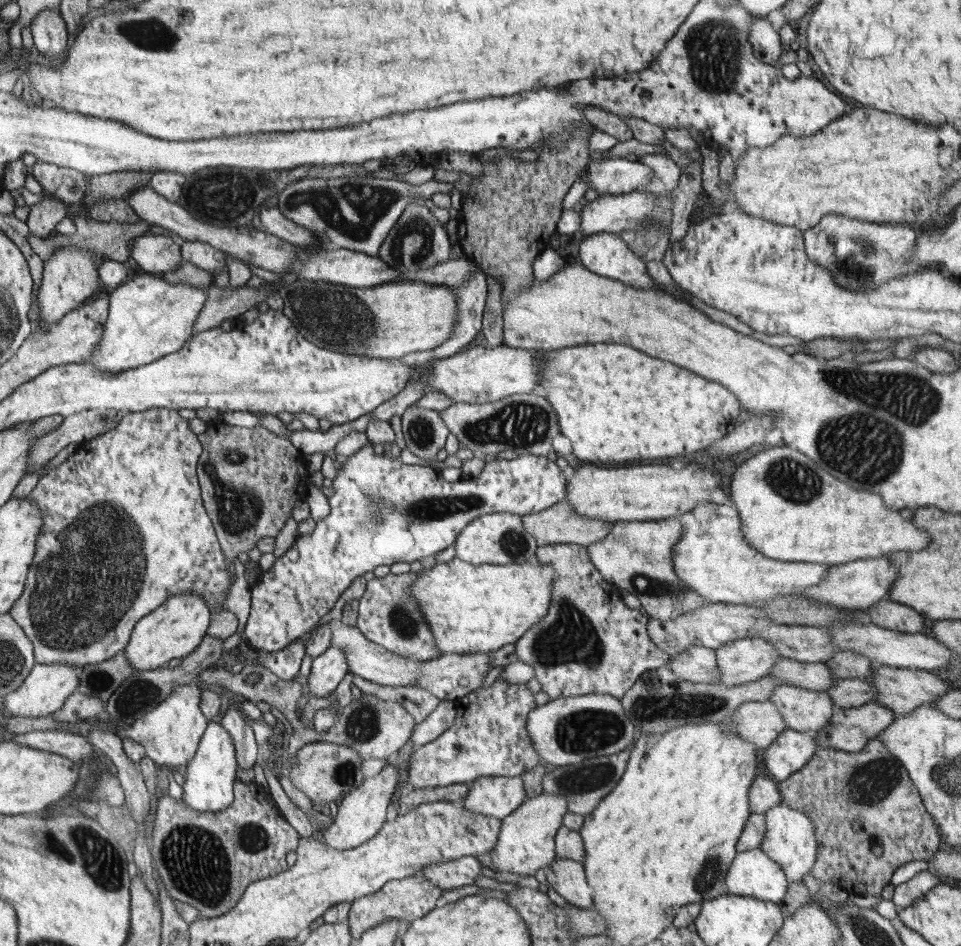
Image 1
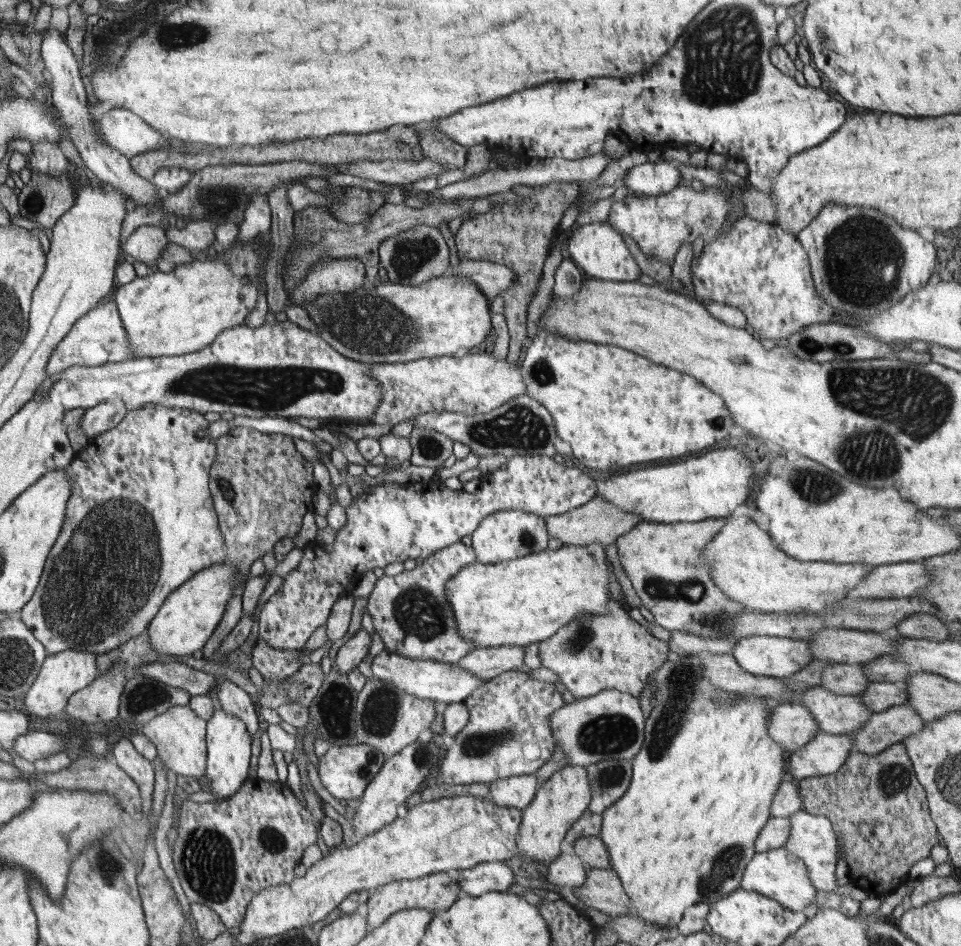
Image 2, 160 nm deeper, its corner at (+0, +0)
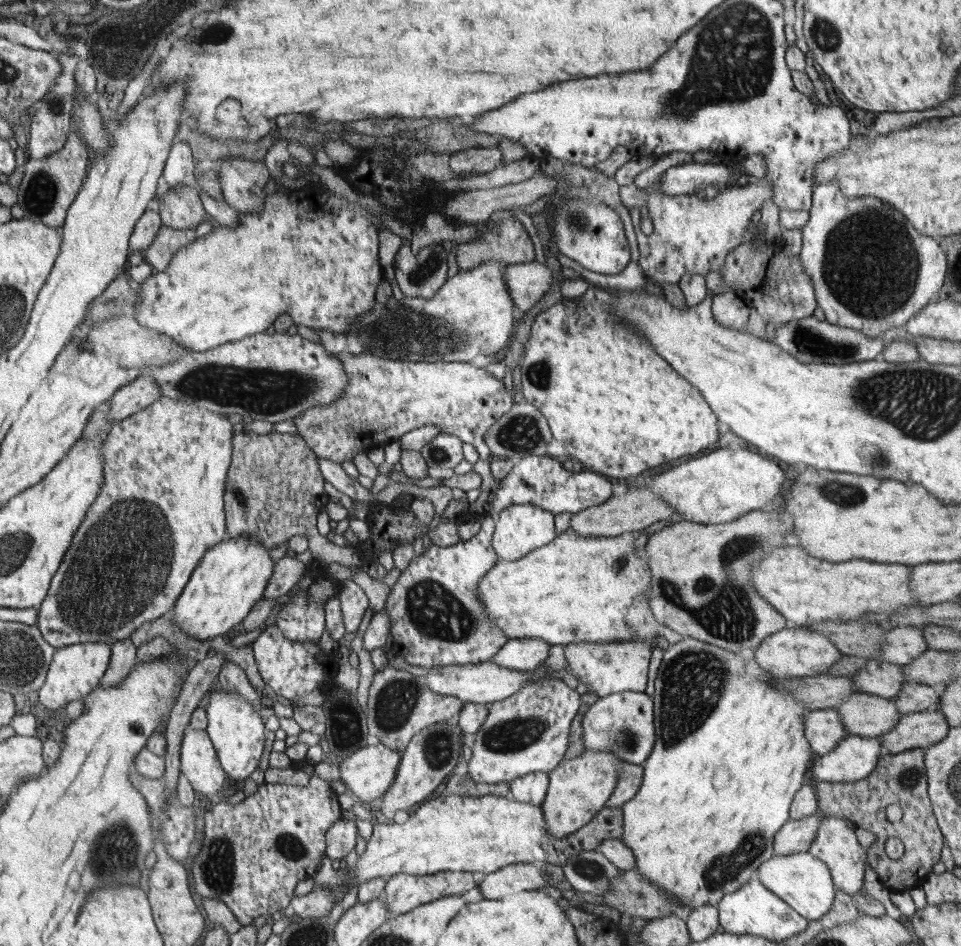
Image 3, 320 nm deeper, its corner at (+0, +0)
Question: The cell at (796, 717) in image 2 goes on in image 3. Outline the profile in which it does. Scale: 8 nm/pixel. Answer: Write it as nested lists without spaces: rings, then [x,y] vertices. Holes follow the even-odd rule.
[[[836,709],[810,710],[805,714],[804,738],[816,755],[832,752],[850,734]]]

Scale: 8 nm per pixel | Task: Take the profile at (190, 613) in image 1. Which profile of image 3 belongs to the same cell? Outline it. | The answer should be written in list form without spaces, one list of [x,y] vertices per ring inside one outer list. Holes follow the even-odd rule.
[[[246,536],[240,538],[230,538],[225,543],[220,543],[217,547],[210,549],[198,563],[193,572],[189,584],[184,588],[182,595],[172,609],[173,622],[176,623],[187,635],[200,640],[212,639],[228,632],[236,624],[243,622],[252,608],[262,599],[264,591],[268,586],[268,581],[274,572],[275,563],[270,556],[270,549],[262,546],[262,542],[250,540]]]

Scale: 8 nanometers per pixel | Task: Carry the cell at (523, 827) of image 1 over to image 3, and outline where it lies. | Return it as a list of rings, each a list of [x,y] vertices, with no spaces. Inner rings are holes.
[[[584,751],[580,756],[573,759],[562,760],[549,775],[549,787],[546,798],[541,804],[542,820],[546,836],[560,839],[576,832],[576,829],[586,826],[605,807],[606,801],[613,793],[619,779],[620,769],[626,761],[616,756],[612,751]]]

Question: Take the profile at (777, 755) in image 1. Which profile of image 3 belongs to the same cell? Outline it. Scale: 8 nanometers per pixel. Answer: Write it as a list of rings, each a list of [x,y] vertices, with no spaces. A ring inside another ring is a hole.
[[[849,735],[832,752],[816,755],[809,770],[818,781],[862,780],[879,766],[884,754],[882,738]]]

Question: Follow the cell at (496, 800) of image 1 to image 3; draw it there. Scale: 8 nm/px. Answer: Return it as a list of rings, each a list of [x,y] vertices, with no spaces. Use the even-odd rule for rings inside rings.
[[[533,772],[517,777],[510,784],[509,798],[519,803],[530,803],[540,807],[546,798],[549,775],[543,772]]]

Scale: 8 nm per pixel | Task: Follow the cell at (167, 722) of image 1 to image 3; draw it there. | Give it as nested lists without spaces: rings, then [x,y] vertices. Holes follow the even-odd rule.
[[[186,727],[181,746],[181,772],[188,778],[194,791],[213,800],[218,799],[229,776],[206,730]]]

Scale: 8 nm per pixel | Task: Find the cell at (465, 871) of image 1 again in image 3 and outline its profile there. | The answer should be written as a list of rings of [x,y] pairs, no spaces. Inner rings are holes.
[[[533,863],[510,864],[478,878],[478,887],[488,900],[500,900],[522,891],[538,891],[548,885],[546,876]]]

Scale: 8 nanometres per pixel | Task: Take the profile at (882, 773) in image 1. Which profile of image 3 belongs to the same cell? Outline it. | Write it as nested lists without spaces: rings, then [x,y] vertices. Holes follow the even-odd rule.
[[[912,748],[898,754],[886,753],[881,756],[879,760],[879,766],[875,768],[870,776],[862,780],[846,781],[846,782],[824,782],[818,781],[815,790],[817,792],[819,810],[824,816],[836,817],[844,820],[850,820],[854,823],[855,828],[865,828],[873,832],[877,839],[870,847],[867,848],[867,861],[868,864],[877,872],[880,882],[883,884],[883,889],[890,892],[905,892],[921,884],[927,879],[930,873],[932,873],[932,866],[940,861],[940,852],[944,848],[945,838],[943,837],[941,828],[937,823],[937,818],[933,812],[933,806],[929,799],[928,779],[926,763],[923,759],[925,756],[925,750],[920,748]],[[880,802],[886,802],[888,804],[898,804],[902,808],[902,818],[900,822],[892,824],[888,822],[886,814],[882,816],[884,808]],[[890,836],[894,838],[900,838],[905,846],[905,851],[900,859],[890,859],[884,851],[884,844],[886,839]]]

